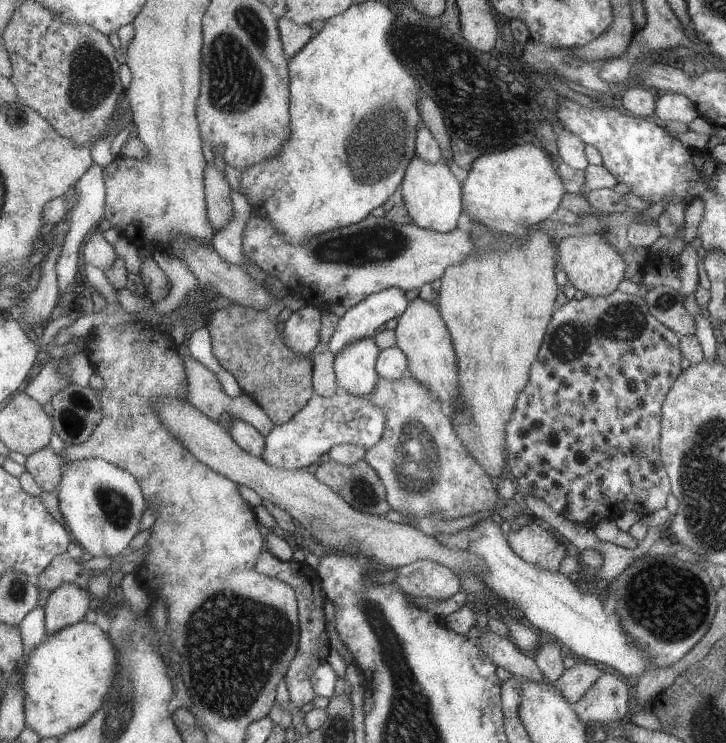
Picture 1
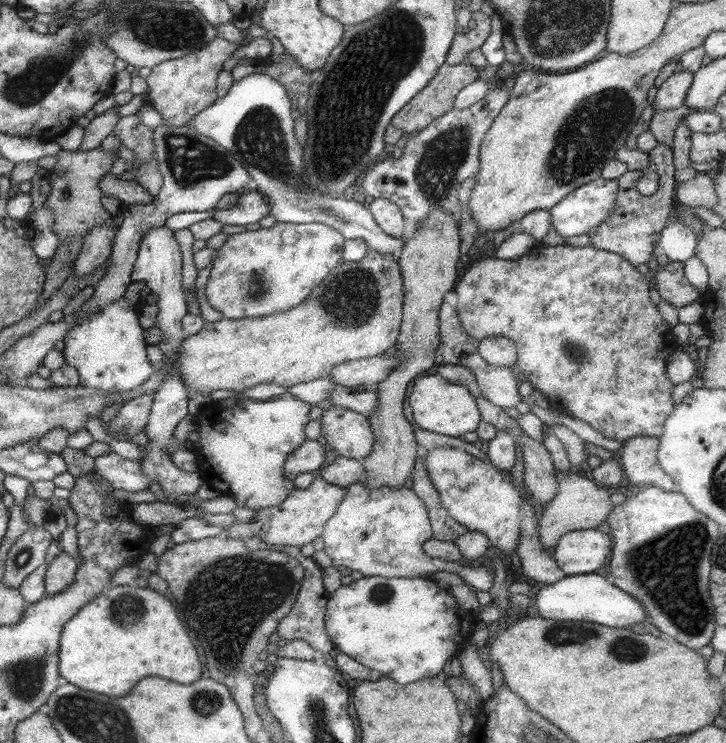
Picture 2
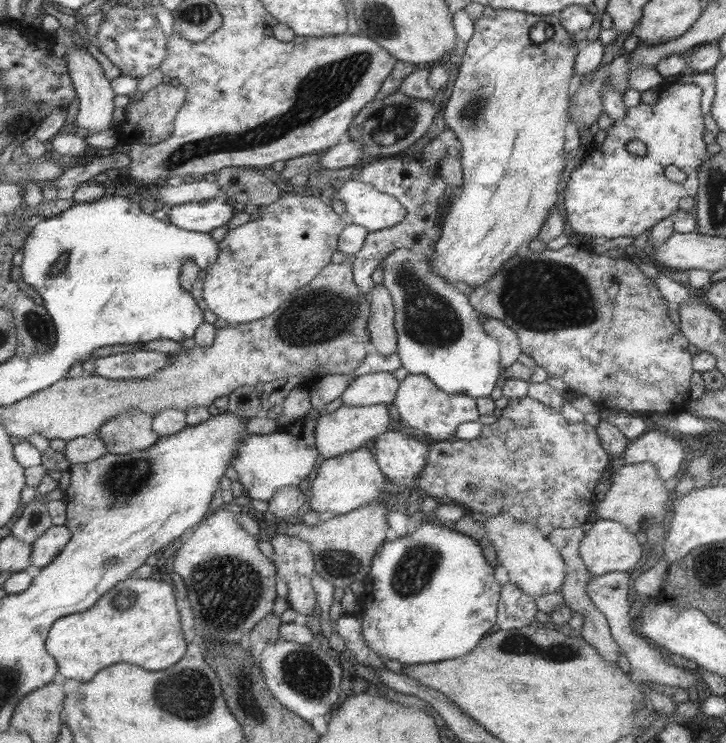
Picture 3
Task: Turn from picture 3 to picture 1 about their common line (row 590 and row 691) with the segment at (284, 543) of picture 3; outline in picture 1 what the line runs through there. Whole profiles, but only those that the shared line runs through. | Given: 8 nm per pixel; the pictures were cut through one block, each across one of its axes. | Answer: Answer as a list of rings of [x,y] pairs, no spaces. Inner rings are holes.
[[[264,551],[258,556],[258,563],[254,564],[254,568],[263,576],[275,577],[278,581],[283,581],[294,589],[294,595],[297,597],[298,605],[298,623],[300,634],[298,636],[298,650],[290,664],[287,667],[287,674],[284,676],[286,689],[288,690],[288,699],[290,707],[301,707],[313,698],[313,688],[309,682],[309,676],[313,674],[313,670],[319,666],[319,662],[324,662],[329,652],[329,642],[325,636],[325,622],[323,622],[323,594],[319,588],[319,580],[317,580],[317,571],[311,570],[311,567],[305,562],[280,561],[278,557],[274,557],[269,551]]]

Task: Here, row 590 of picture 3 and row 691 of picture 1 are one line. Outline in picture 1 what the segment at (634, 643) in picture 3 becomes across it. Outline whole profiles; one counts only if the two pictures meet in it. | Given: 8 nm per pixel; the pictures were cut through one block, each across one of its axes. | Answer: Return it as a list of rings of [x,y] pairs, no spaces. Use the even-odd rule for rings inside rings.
[[[606,669],[572,705],[583,724],[590,727],[624,719],[629,714],[627,702],[629,690],[625,682]]]

